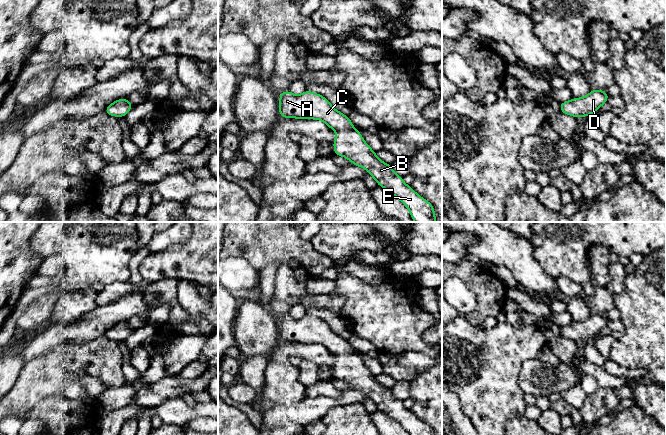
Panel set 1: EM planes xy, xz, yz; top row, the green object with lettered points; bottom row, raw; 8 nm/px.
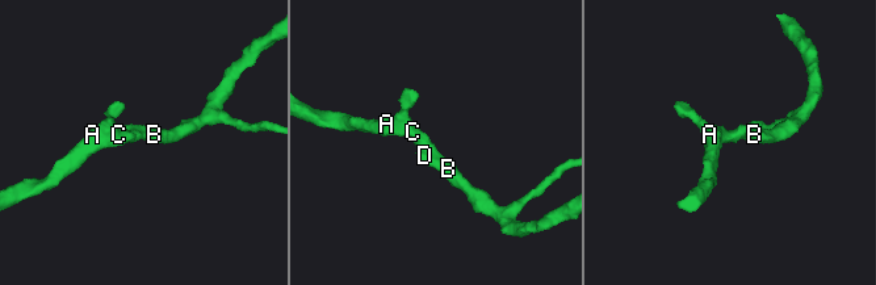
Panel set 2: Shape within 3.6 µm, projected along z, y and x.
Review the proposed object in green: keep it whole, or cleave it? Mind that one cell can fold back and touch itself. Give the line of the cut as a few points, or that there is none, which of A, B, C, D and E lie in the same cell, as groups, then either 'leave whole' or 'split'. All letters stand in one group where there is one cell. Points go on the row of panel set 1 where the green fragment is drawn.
no cut; A B C D E; leave whole

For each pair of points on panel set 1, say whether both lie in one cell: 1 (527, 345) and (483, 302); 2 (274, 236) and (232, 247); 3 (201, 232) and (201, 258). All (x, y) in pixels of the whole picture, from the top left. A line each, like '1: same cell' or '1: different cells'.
1: different cells
2: same cell
3: same cell

